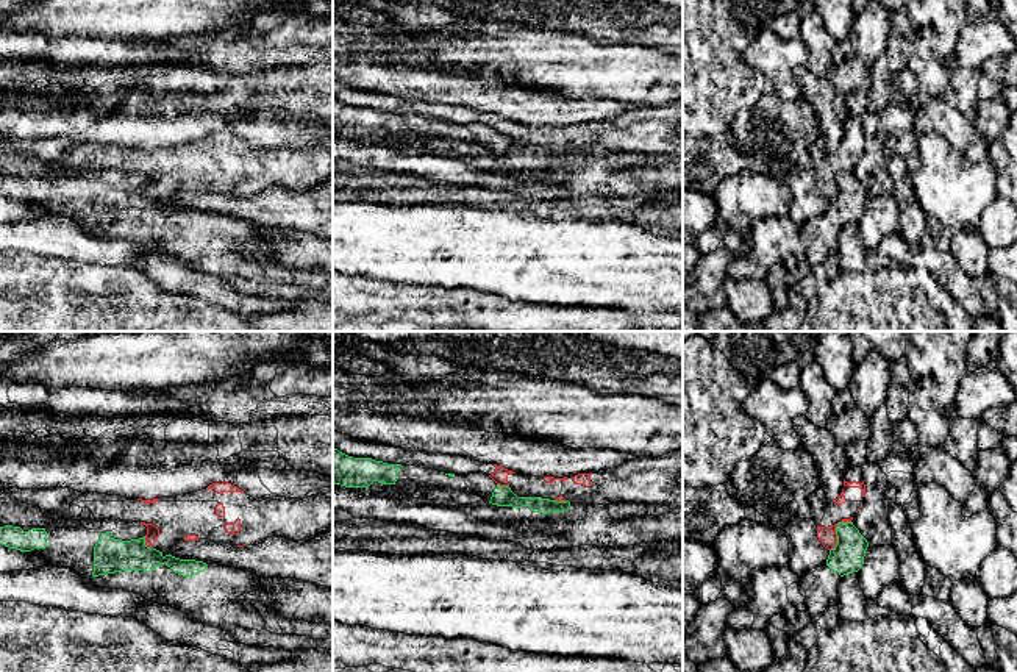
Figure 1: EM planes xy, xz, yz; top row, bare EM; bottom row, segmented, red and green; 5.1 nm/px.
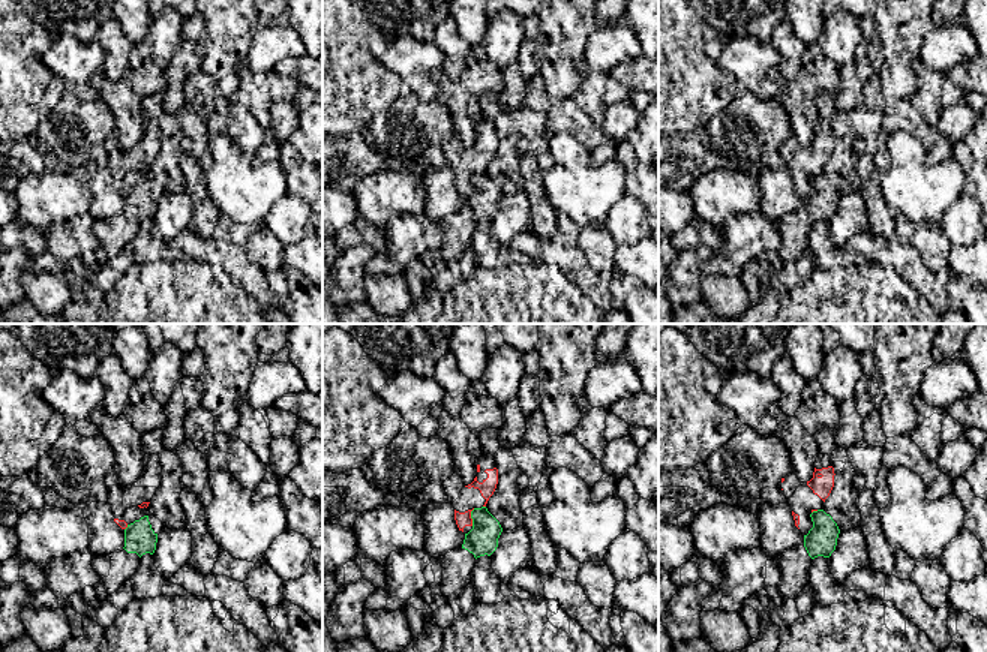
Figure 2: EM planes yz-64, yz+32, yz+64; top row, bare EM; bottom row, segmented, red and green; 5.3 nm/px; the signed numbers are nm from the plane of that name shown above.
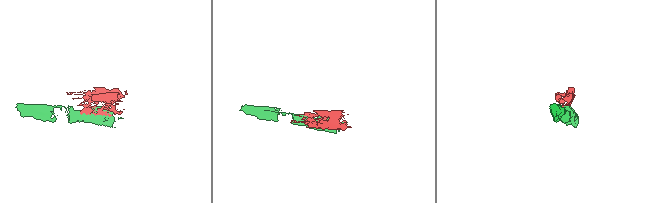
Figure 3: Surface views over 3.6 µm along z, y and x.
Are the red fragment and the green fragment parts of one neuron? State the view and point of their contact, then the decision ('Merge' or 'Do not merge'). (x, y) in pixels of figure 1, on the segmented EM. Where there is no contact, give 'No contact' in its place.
Touches red at yz (835, 532). Do not merge

